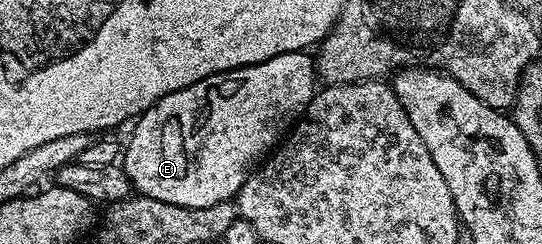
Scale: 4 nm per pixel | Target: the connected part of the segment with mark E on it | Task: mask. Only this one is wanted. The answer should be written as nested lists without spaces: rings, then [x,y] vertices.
[[[308,51],[298,53],[279,53],[262,63],[253,65],[239,65],[237,69],[227,69],[224,73],[215,73],[190,87],[182,87],[178,91],[159,97],[149,109],[135,118],[131,126],[132,138],[123,146],[122,167],[126,171],[132,188],[141,197],[158,199],[162,203],[174,203],[178,207],[197,209],[198,207],[214,207],[214,203],[222,203],[235,198],[240,188],[246,183],[246,179],[254,170],[273,152],[274,147],[279,146],[285,140],[286,134],[300,120],[305,109],[312,103],[314,94],[318,89],[318,74],[313,54]]]

